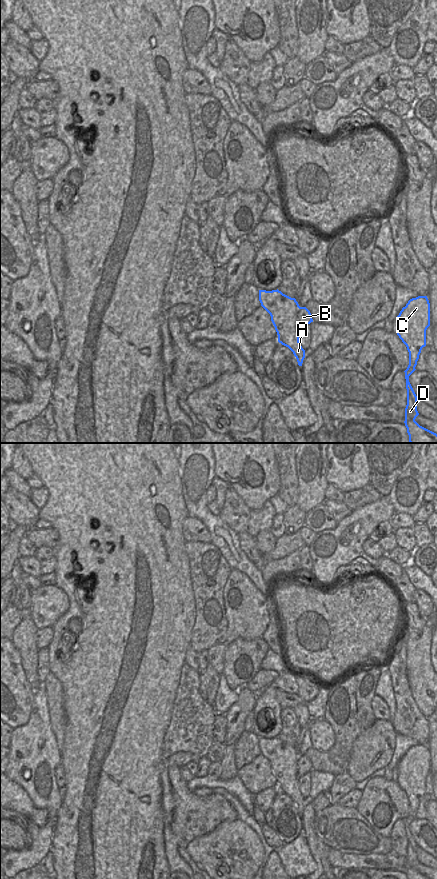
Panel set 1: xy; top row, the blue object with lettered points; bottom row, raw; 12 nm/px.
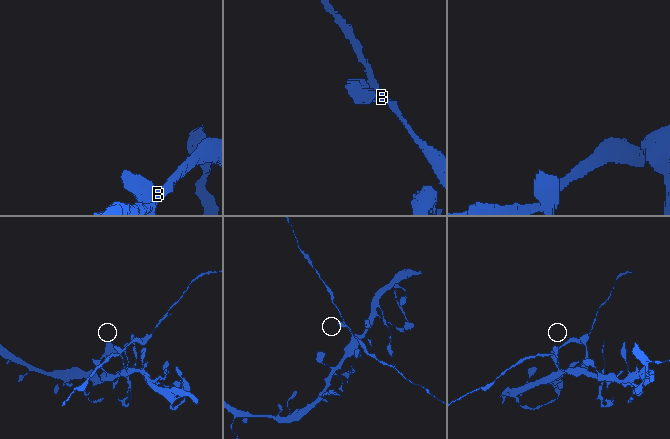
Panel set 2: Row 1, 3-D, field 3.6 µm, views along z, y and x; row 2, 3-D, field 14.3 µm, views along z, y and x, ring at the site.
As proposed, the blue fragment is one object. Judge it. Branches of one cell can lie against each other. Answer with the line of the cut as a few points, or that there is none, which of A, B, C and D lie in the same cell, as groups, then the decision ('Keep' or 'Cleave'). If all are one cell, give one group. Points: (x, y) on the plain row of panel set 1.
Split along xy (299, 754), (297, 761), (299, 776). Groups: A C D / B. Cleave

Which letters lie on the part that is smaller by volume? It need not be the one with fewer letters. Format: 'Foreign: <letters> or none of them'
Foreign: B

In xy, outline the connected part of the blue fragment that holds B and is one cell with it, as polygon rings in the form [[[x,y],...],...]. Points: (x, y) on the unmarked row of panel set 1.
[[[299,755],[298,761],[297,761],[297,766],[298,766],[298,775],[299,776],[302,776],[302,775],[306,774],[307,772],[310,772],[311,770],[313,770],[311,761],[306,755]]]

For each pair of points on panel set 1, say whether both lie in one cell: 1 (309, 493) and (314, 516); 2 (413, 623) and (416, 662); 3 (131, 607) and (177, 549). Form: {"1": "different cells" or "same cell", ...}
{"1": "different cells", "2": "different cells", "3": "same cell"}

